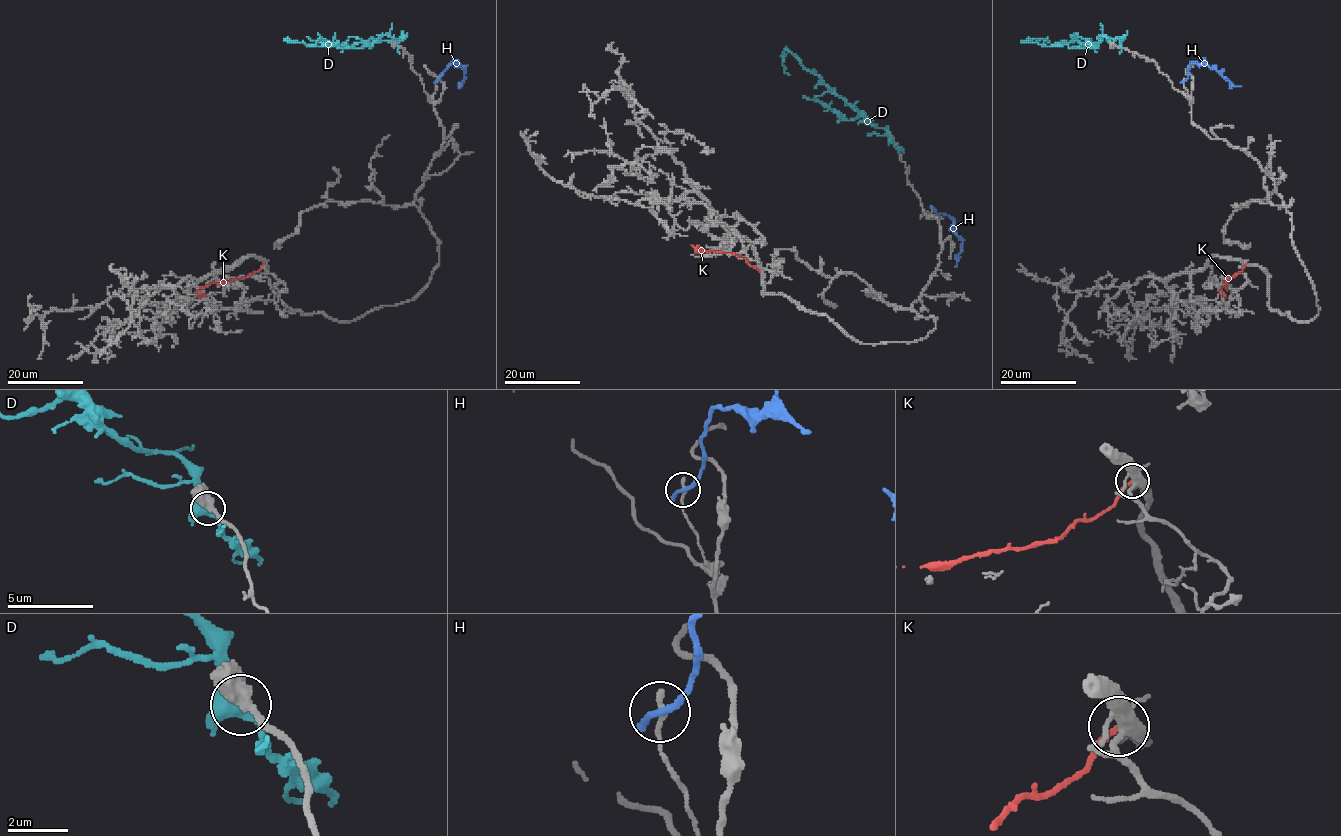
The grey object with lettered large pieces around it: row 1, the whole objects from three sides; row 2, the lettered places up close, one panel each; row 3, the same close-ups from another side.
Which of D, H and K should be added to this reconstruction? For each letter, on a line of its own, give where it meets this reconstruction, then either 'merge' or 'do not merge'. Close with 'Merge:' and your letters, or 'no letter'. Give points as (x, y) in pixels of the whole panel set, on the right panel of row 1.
D: (1115, 38) | do not merge
H: (1183, 80) | do not merge
K: (1246, 264) | do not merge
Merge: no letter

